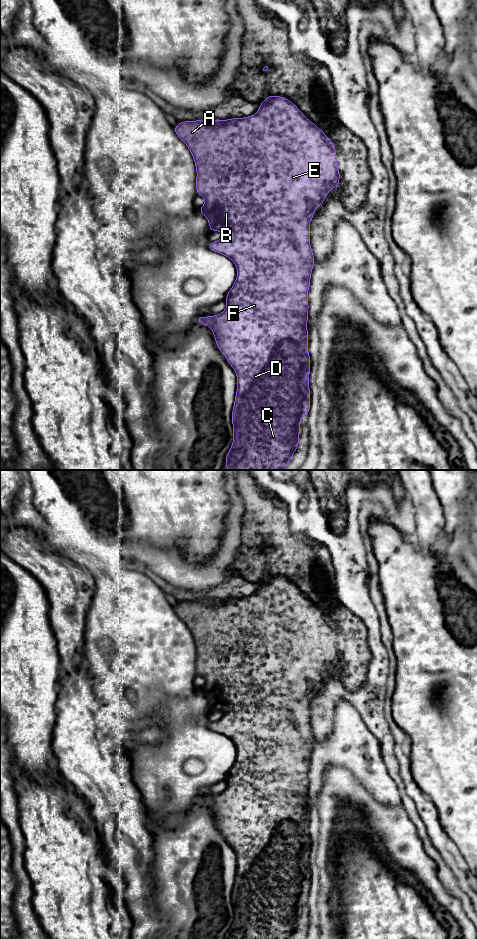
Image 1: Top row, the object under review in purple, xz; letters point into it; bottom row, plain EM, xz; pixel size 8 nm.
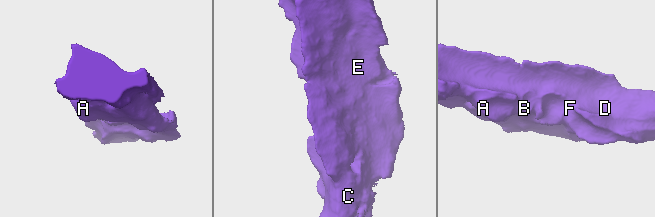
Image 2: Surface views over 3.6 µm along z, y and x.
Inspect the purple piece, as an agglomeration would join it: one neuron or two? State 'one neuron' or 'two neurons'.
one neuron

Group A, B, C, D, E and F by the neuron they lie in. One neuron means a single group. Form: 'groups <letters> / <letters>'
groups A B C D E F

